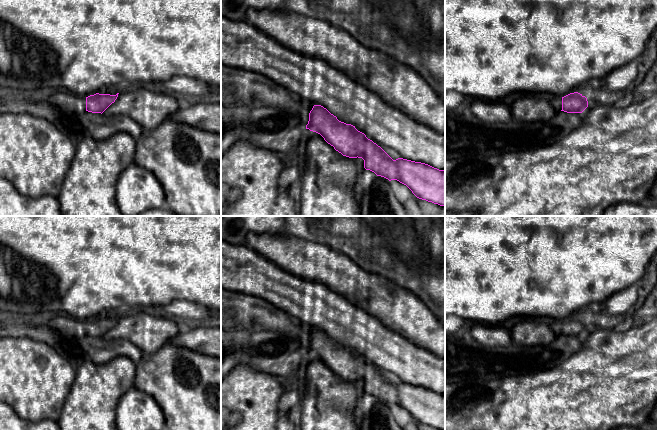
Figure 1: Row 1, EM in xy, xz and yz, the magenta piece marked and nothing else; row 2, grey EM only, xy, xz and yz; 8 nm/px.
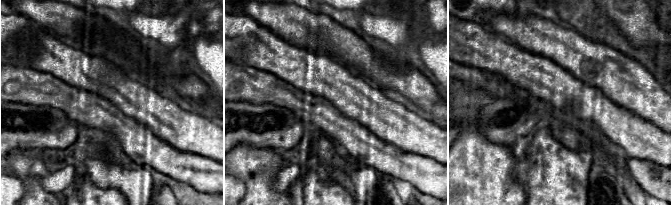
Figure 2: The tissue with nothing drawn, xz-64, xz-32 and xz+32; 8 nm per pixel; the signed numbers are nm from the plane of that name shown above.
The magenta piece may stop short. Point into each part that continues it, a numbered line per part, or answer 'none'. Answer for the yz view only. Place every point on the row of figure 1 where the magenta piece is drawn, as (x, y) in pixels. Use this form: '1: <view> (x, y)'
1: yz (557, 101)

